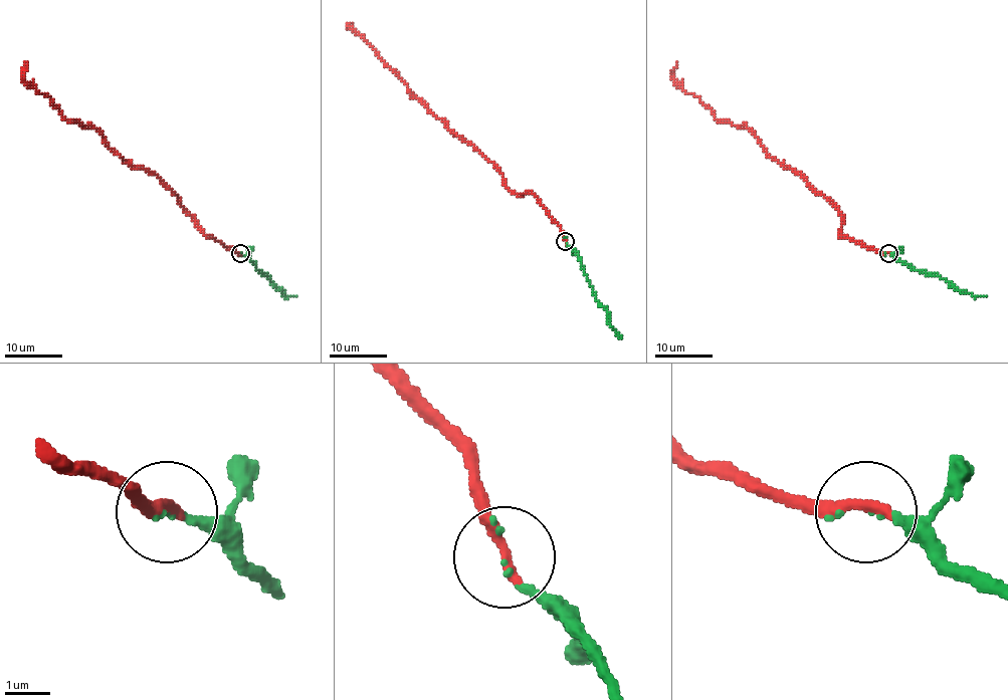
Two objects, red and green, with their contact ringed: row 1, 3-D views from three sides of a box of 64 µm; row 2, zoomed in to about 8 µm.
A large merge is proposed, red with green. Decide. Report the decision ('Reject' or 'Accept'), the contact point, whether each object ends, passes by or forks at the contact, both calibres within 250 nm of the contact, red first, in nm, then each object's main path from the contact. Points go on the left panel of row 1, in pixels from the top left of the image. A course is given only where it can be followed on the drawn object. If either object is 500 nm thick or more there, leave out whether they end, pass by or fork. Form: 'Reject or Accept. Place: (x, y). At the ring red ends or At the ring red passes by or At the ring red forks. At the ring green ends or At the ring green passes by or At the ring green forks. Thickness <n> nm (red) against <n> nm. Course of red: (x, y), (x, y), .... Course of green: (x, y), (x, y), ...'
Accept. Place: (240, 253). At the ring red ends. At the ring green ends. Thickness 280 nm (red) against 110 nm. Course of red: (240, 253), (203, 233), (154, 174), (131, 167), (94, 128), (67, 121), (49, 97), (22, 78), (26, 62). Course of green: (240, 253), (285, 295), (296, 296)

